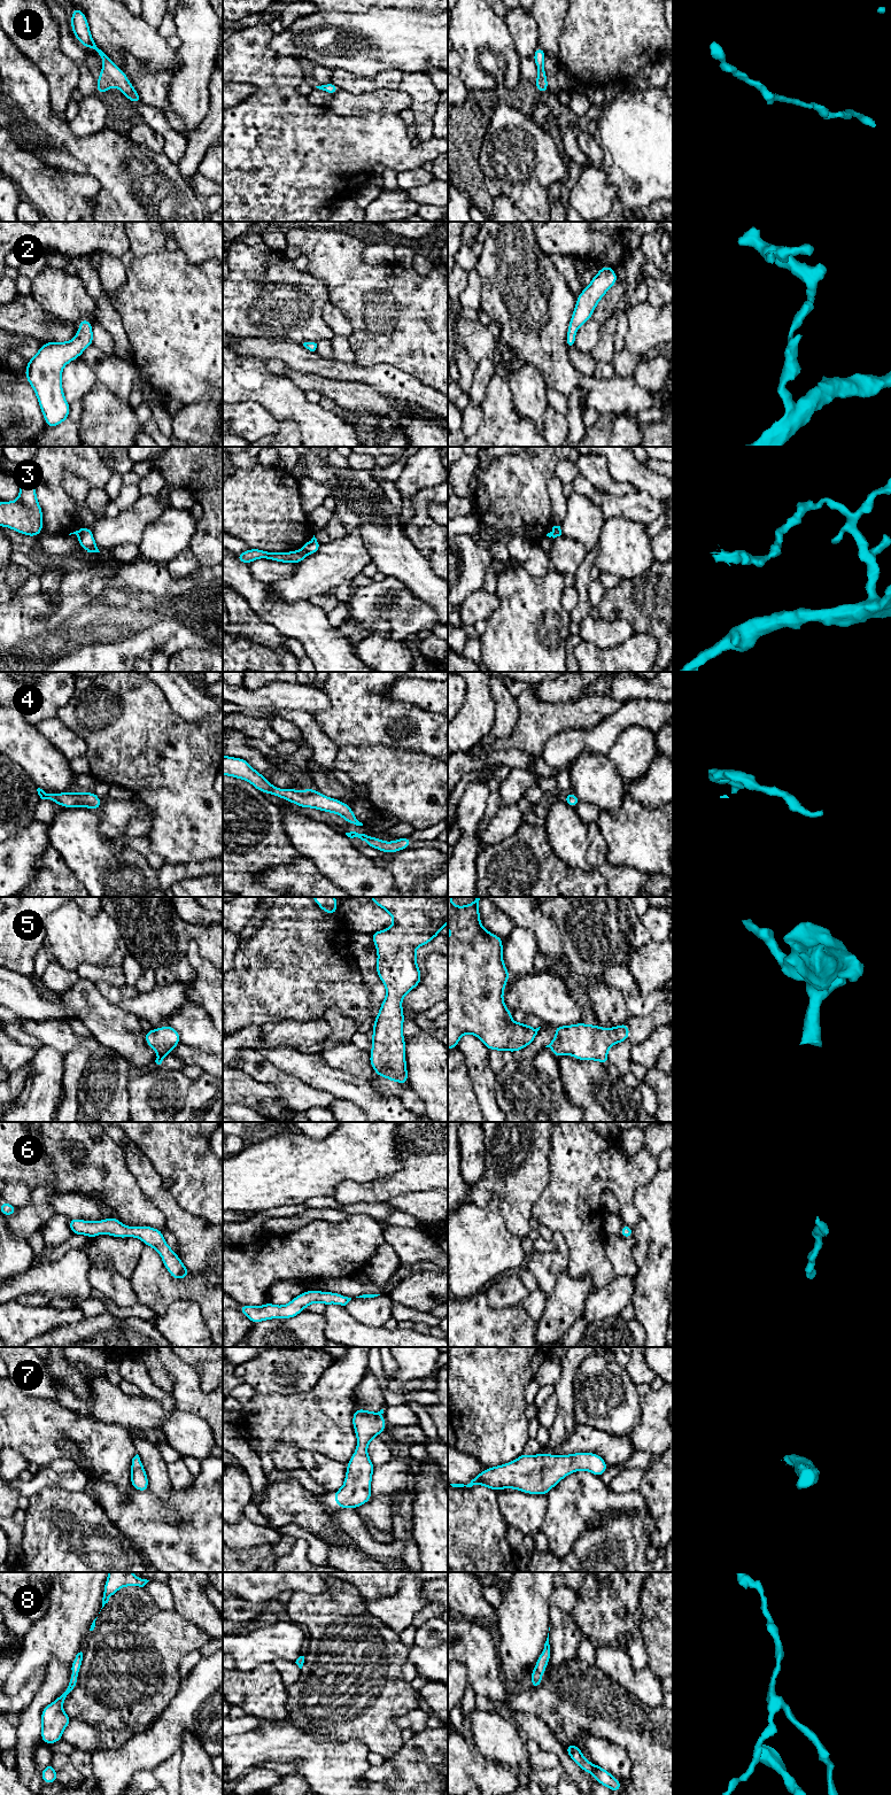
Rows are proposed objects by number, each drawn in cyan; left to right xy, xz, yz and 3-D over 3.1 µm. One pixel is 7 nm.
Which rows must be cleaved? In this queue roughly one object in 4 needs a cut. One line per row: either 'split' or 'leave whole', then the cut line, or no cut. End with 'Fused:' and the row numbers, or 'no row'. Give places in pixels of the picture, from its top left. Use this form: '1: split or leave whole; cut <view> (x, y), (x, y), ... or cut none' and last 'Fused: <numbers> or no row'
1: leave whole; cut none
2: leave whole; cut none
3: split; cut xz (301, 550), (307, 554)
4: leave whole; cut none
5: leave whole; cut none
6: leave whole; cut none
7: leave whole; cut none
8: leave whole; cut none
Fused: 3

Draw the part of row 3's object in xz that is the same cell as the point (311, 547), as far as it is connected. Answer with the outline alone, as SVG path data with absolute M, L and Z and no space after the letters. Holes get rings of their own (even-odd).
M313 535L313 537L302 547L302 551L304 551L307 555L310 555L317 552L319 548L320 543Z

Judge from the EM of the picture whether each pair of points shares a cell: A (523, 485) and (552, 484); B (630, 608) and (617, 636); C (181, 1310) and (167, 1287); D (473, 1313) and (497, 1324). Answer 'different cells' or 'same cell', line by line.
A: different cells
B: different cells
C: different cells
D: same cell

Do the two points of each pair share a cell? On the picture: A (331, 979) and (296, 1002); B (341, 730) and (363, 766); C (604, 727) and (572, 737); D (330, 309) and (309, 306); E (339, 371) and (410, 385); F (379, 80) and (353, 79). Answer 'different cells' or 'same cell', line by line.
A: same cell
B: different cells
C: same cell
D: different cells
E: same cell
F: same cell

